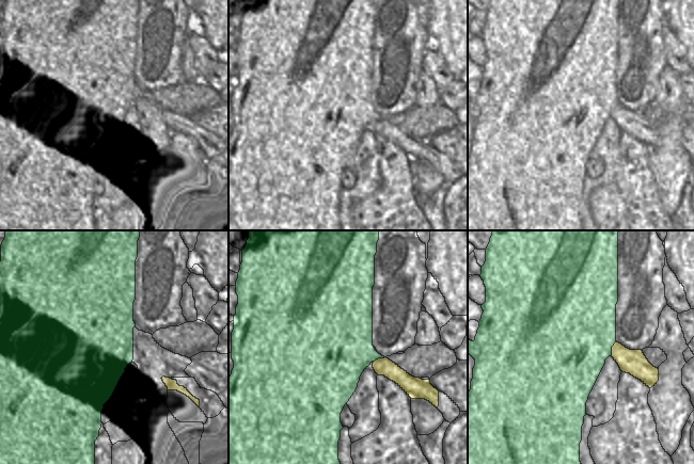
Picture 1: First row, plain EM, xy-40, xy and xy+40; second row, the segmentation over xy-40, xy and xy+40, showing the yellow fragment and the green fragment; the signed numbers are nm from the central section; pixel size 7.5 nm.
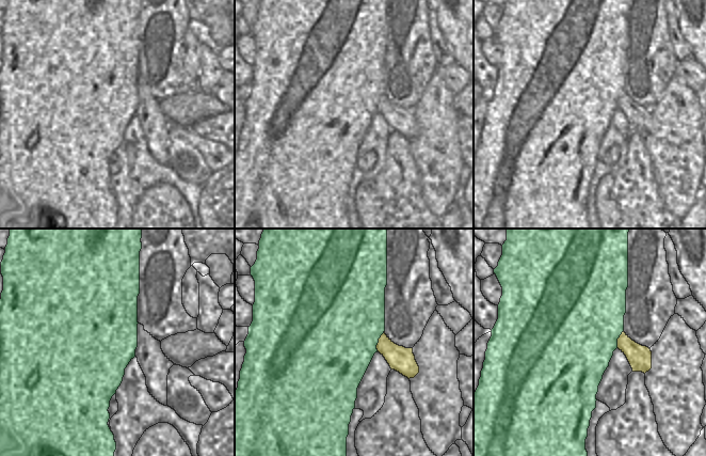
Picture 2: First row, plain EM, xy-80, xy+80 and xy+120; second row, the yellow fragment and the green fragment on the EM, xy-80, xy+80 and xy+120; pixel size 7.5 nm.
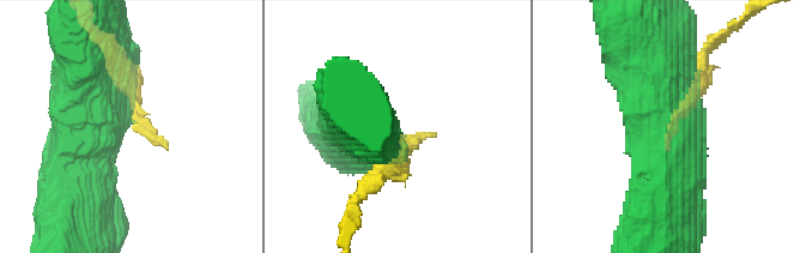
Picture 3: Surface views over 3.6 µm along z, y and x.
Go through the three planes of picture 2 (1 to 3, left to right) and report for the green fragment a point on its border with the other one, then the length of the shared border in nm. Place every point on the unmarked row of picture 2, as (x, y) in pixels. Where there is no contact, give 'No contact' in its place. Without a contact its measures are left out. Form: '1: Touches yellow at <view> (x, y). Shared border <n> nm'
1: No contact
2: Touches yellow at xy+80 (379, 103). Shared border 160 nm
3: Touches yellow at xy+120 (618, 99). Shared border 140 nm.

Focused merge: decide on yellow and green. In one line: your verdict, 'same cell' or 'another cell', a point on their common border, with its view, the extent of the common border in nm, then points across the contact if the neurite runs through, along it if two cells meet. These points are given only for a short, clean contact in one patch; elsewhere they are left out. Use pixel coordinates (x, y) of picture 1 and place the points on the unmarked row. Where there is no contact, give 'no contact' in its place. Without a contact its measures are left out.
another cell; contact xy+40 (612, 110); length 120 nm

